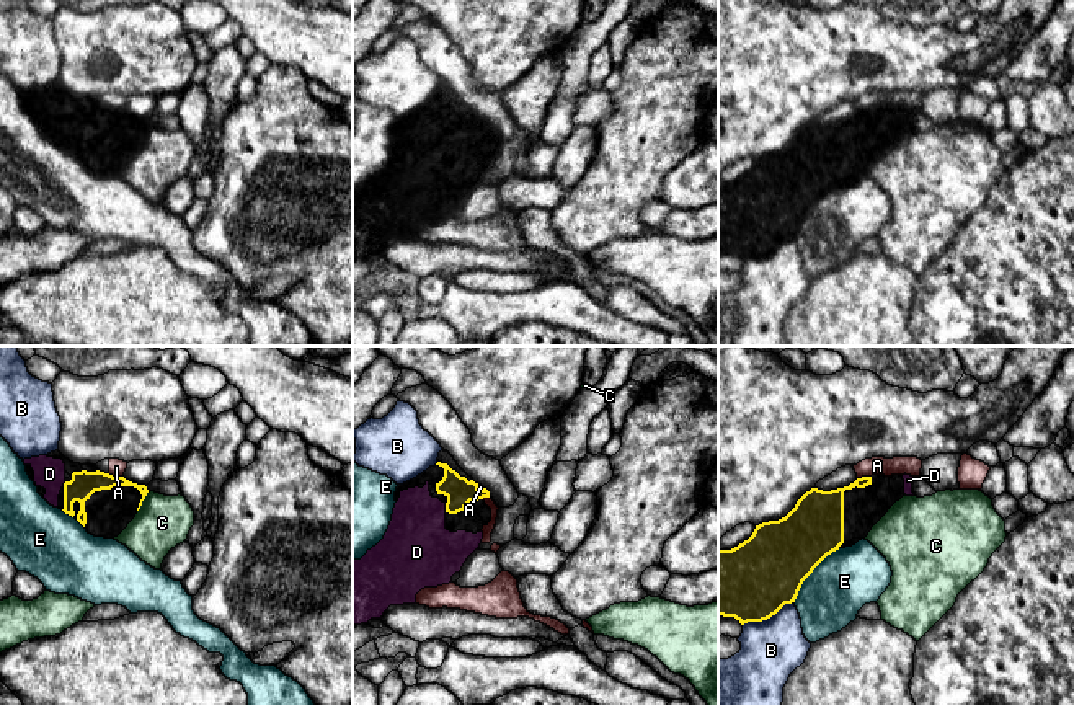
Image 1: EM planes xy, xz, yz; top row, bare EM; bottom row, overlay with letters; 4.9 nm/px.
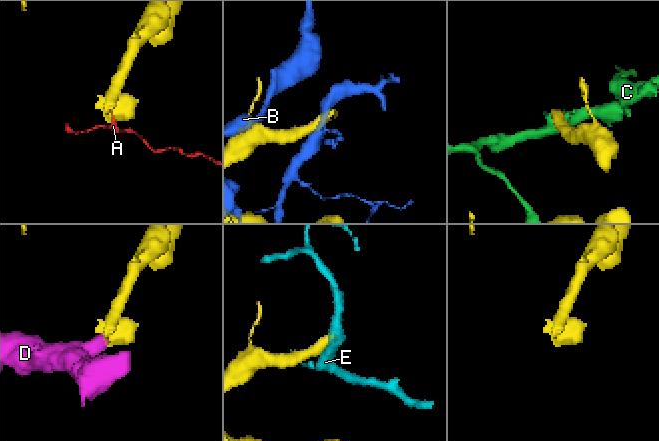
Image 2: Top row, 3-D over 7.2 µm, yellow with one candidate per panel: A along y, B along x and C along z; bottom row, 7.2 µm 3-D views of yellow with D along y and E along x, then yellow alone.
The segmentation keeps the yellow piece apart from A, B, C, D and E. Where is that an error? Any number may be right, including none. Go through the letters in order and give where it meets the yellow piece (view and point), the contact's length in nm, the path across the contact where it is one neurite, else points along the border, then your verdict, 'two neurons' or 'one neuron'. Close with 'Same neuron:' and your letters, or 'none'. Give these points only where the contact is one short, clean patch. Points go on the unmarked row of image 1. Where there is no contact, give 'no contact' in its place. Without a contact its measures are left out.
A: meets yellow in yz at (864, 111); contact 70 nm long; border along yz (870, 110), (857, 113); two neurons
B: meets yellow in yz at (767, 252); contact 280 nm long; two neurons
C: meets yellow in xy at (142, 134); contact 120 nm long; two neurons
D: meets yellow in xz at (446, 142); contact 50 nm long; runs through xz (459, 126), (446, 142), (420, 167), (418, 185); one neuron
E: meets yellow in yz at (812, 206); contact 360 nm long; two neurons
Same neuron: D

